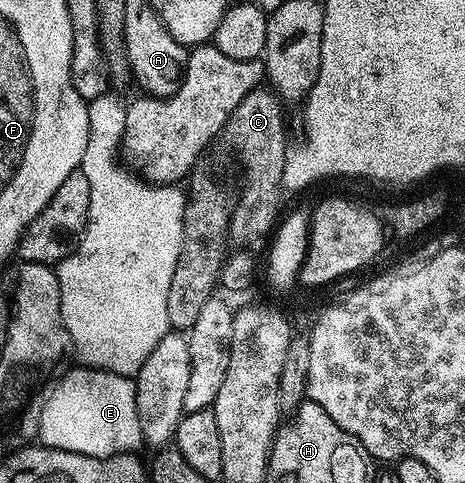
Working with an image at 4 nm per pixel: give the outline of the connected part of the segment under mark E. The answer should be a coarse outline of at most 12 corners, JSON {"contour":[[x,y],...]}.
{"contour":[[78,367],[46,389],[48,448],[90,457],[144,439],[134,381]]}

